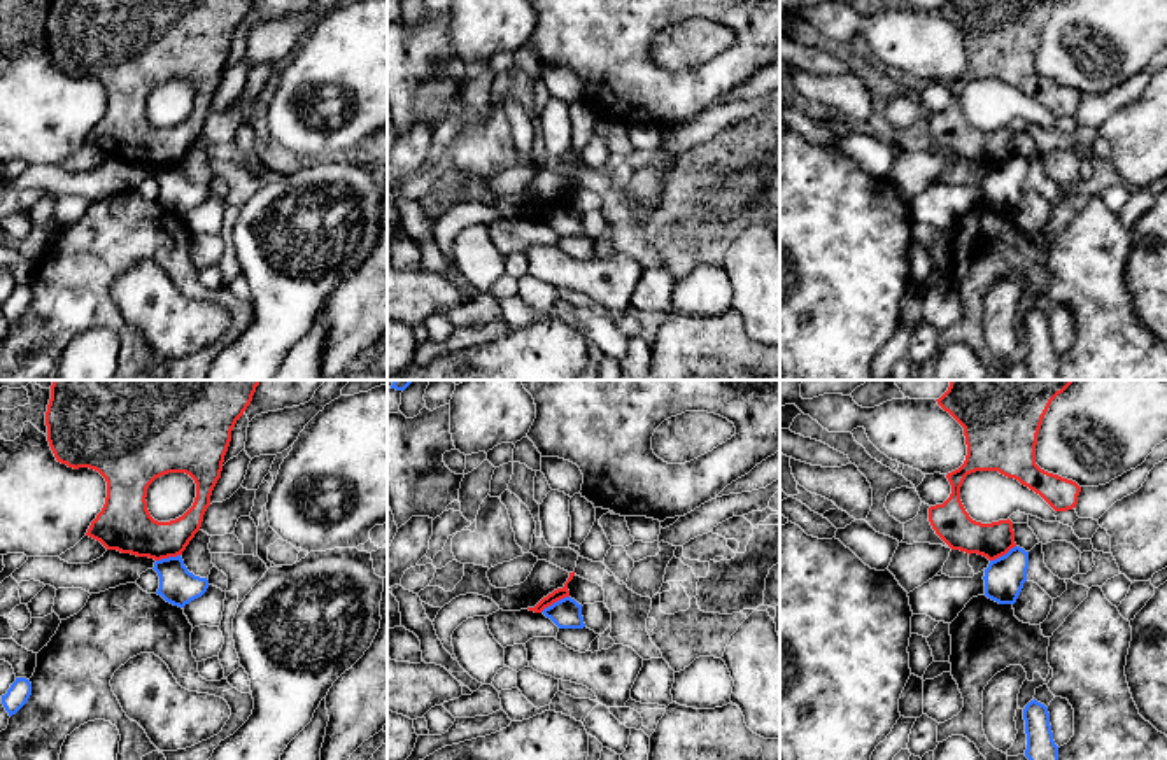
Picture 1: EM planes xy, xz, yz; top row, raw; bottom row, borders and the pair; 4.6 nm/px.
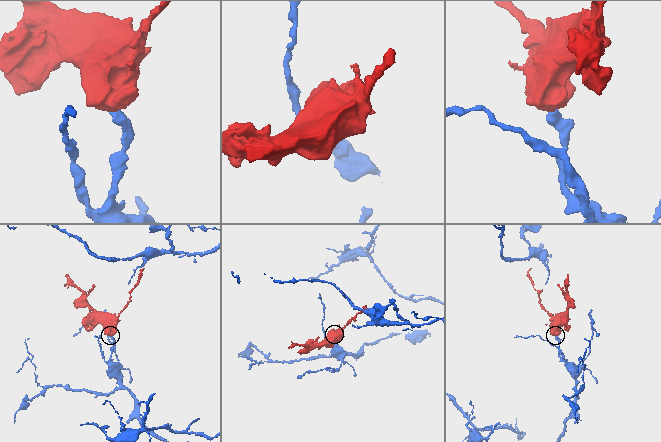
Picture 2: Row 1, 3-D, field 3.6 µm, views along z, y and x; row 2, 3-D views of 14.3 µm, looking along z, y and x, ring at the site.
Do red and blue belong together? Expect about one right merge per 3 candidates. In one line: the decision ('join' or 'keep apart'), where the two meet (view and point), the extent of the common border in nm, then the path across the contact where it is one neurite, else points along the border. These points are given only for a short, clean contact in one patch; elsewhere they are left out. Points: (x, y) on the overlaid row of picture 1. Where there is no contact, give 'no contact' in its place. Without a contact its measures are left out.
keep apart; contact xz (554, 601); length 150 nm; border xz (568, 596), (540, 612)

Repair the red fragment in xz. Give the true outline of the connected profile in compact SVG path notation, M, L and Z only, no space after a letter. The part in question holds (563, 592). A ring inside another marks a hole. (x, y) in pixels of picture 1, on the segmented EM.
M575 571L569 573L568 581L564 583L562 588L554 590L547 597L543 597L534 608L527 608L529 611L541 613L545 608L552 606L554 602L569 597L568 583L573 580Z

